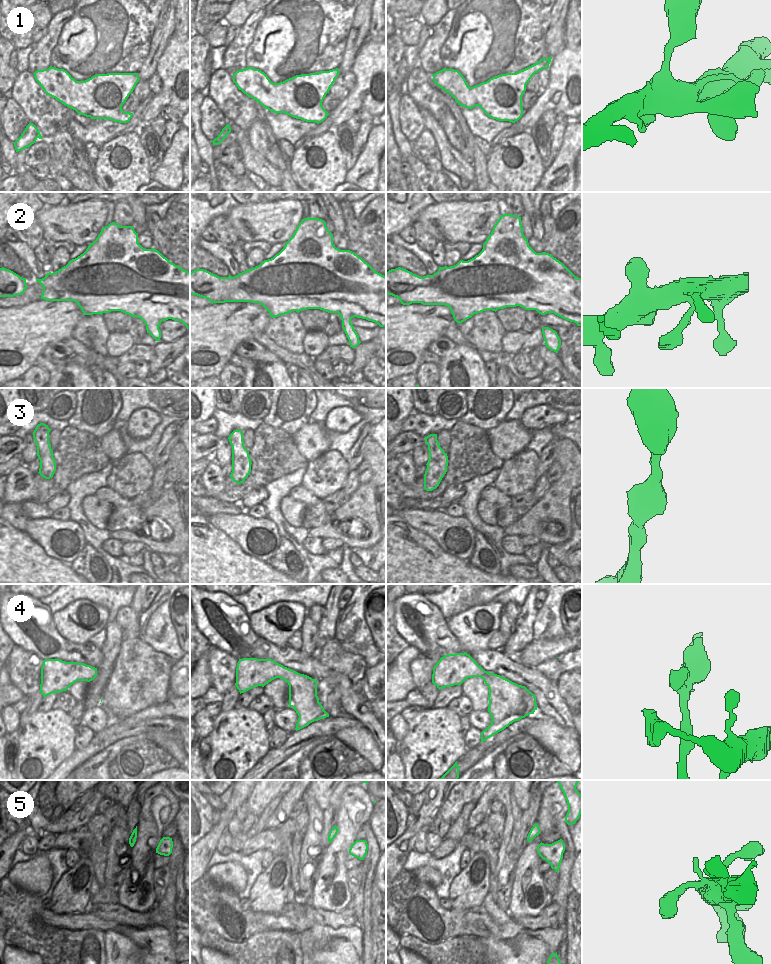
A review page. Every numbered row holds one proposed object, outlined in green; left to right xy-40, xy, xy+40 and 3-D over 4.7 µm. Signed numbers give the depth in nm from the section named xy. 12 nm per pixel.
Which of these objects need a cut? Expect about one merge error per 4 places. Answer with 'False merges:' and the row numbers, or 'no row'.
False merges: no row

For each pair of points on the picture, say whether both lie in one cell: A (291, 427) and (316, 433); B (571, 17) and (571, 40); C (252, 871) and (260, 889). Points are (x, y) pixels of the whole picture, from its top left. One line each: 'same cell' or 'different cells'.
A: different cells
B: same cell
C: different cells

